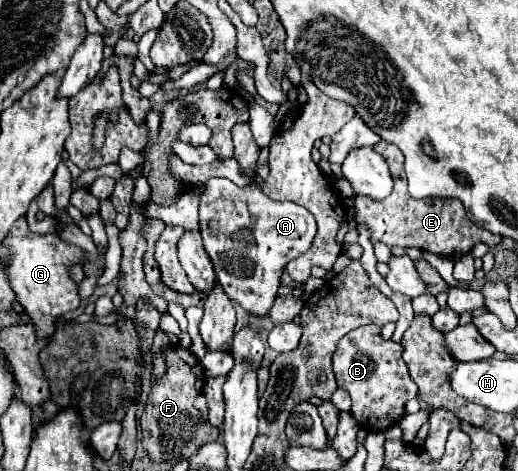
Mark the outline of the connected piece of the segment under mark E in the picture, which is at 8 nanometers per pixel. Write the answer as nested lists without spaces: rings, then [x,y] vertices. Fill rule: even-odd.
[[[384,140],[376,146],[376,152],[382,154],[390,162],[390,166],[396,164],[396,172],[392,166],[394,190],[388,198],[376,202],[374,198],[368,198],[368,196],[356,196],[356,220],[370,226],[372,242],[380,240],[390,248],[392,246],[400,246],[400,248],[414,246],[414,248],[420,248],[426,252],[436,252],[436,254],[444,254],[450,258],[460,258],[462,254],[468,254],[472,250],[472,246],[478,242],[486,242],[490,248],[494,248],[502,240],[502,236],[490,234],[488,230],[470,222],[462,202],[456,198],[450,198],[450,200],[448,198],[426,198],[426,200],[412,198],[408,194],[408,186],[406,186],[402,152]],[[400,164],[402,164],[402,172],[400,172]]]

